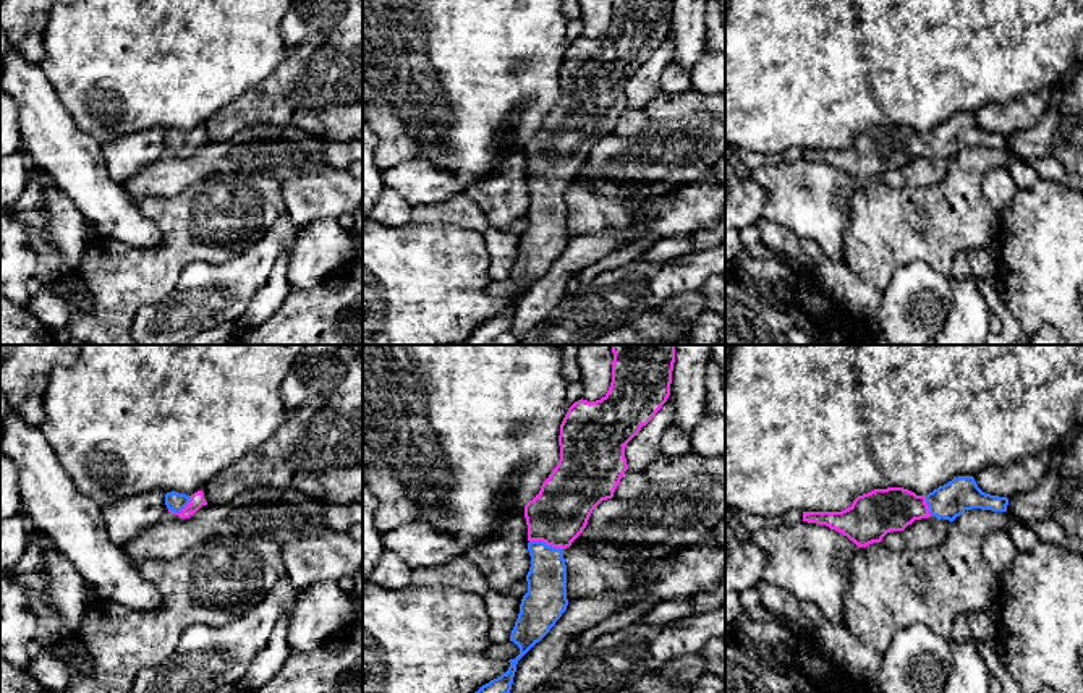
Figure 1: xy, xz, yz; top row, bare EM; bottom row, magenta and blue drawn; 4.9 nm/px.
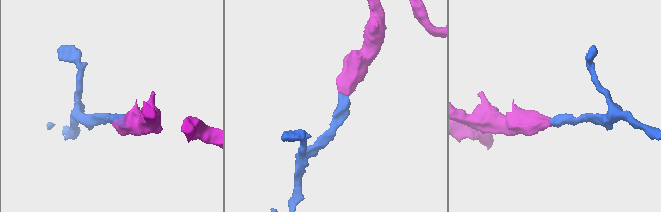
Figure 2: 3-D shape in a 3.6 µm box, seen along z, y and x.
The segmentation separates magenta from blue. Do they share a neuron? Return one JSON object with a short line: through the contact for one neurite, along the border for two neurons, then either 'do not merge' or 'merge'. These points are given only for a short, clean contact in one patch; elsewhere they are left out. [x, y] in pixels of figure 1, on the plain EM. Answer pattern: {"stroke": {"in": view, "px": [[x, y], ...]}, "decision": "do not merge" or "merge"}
{"stroke": {"in": "xz", "px": [[557, 153], [546, 180], [546, 216]]}, "decision": "merge"}

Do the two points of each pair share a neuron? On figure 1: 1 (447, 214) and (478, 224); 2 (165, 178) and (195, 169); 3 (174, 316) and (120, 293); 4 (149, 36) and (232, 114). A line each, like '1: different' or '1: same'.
1: same
2: same
3: different
4: different

